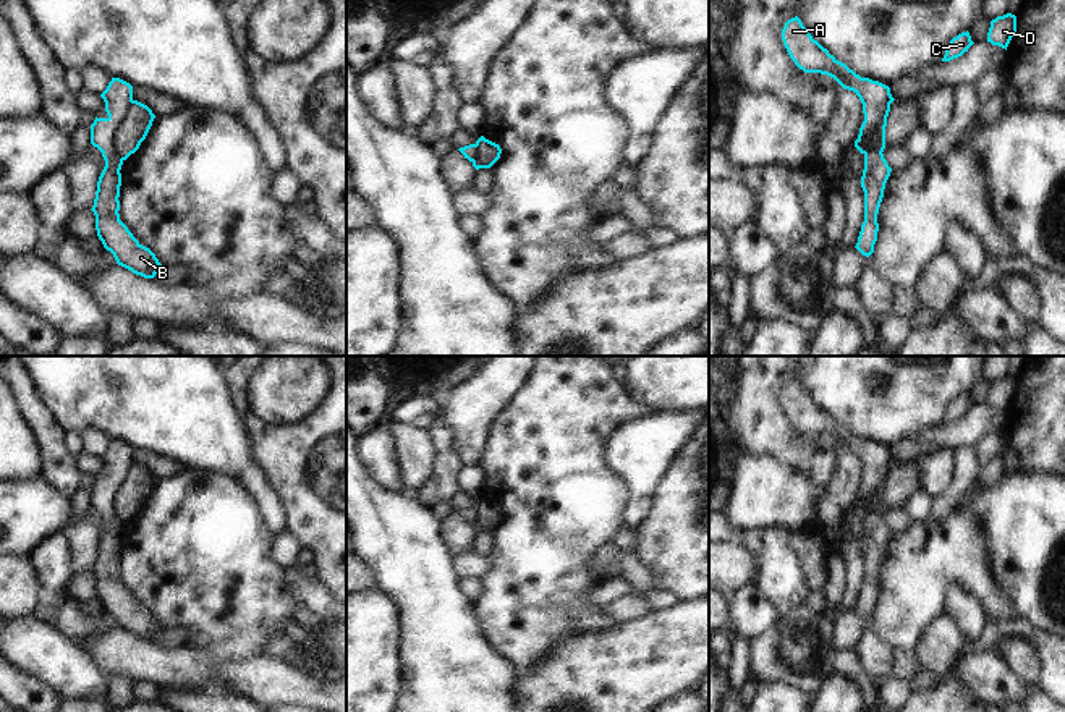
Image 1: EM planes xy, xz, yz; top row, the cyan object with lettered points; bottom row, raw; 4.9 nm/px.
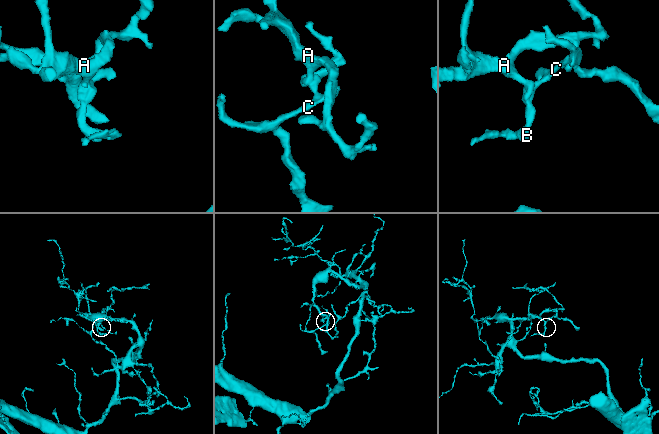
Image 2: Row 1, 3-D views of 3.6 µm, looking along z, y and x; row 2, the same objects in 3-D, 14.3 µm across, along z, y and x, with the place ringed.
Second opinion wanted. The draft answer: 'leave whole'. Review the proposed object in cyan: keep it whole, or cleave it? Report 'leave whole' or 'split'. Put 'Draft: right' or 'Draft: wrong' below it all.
split
Draft: wrong

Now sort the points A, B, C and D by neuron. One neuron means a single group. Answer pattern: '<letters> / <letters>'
A B D / C

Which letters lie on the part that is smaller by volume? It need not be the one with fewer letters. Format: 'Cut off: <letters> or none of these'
Cut off: C

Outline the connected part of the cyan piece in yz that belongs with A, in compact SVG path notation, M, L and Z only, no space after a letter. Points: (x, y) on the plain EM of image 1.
M798 379L785 385L782 403L790 421L800 432L804 435L827 437L843 451L853 453L859 460L864 476L859 497L876 490L882 484L892 463L889 448L869 440L861 440L845 426L838 424L827 411L813 401Z

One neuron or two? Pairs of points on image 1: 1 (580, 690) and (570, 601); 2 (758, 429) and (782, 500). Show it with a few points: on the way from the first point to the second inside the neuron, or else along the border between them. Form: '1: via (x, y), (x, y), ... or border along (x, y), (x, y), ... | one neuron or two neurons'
1: border along (610, 625), (581, 631), (565, 630), (546, 654) | two neurons
2: border along (730, 460), (738, 457), (774, 457), (801, 474) | two neurons

